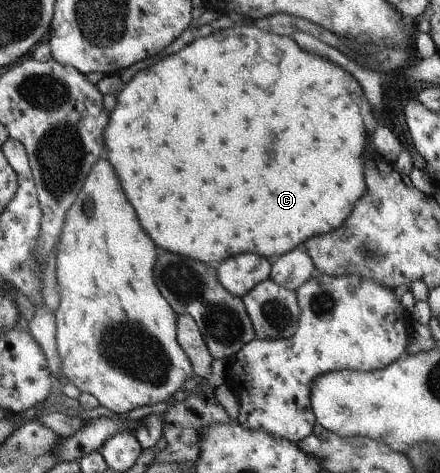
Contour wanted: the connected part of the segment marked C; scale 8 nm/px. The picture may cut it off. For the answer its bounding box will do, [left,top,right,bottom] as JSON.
[102,25,380,266]

